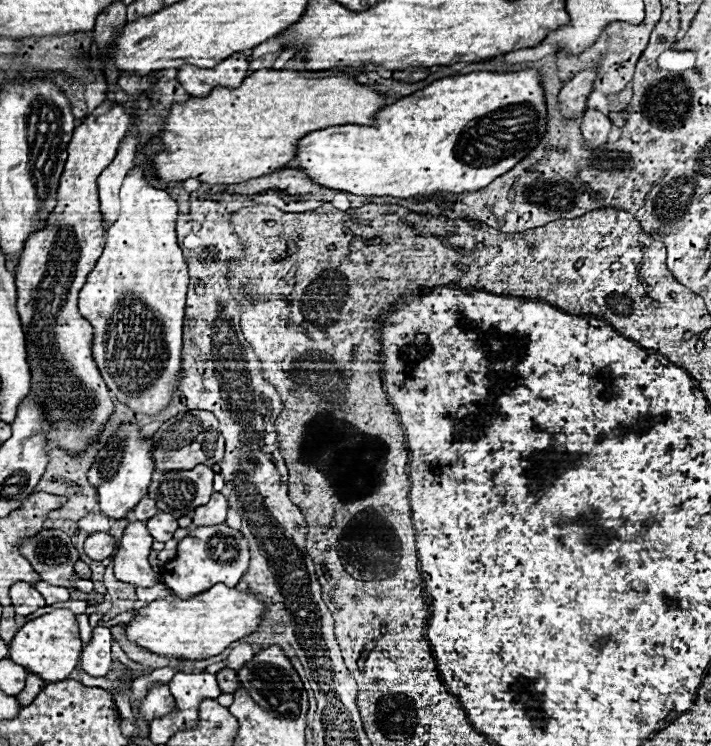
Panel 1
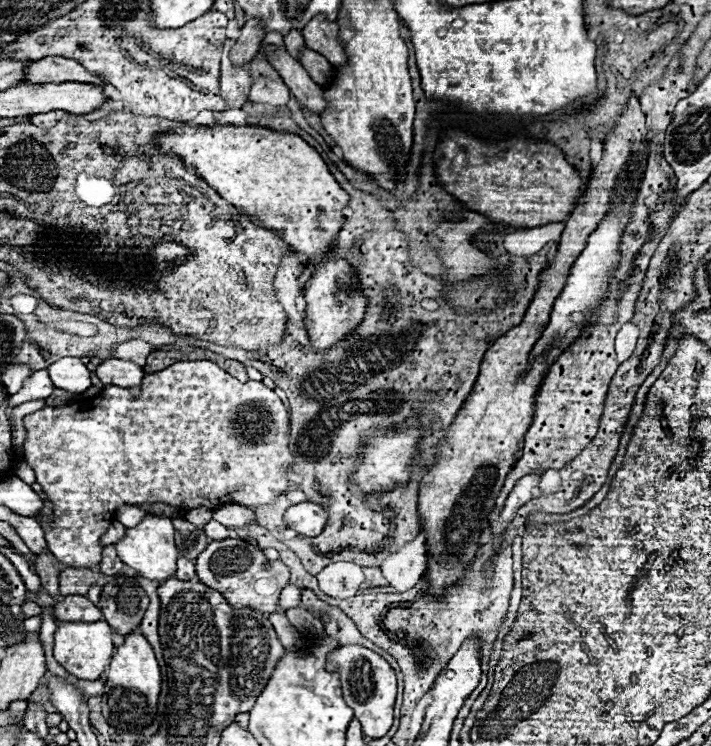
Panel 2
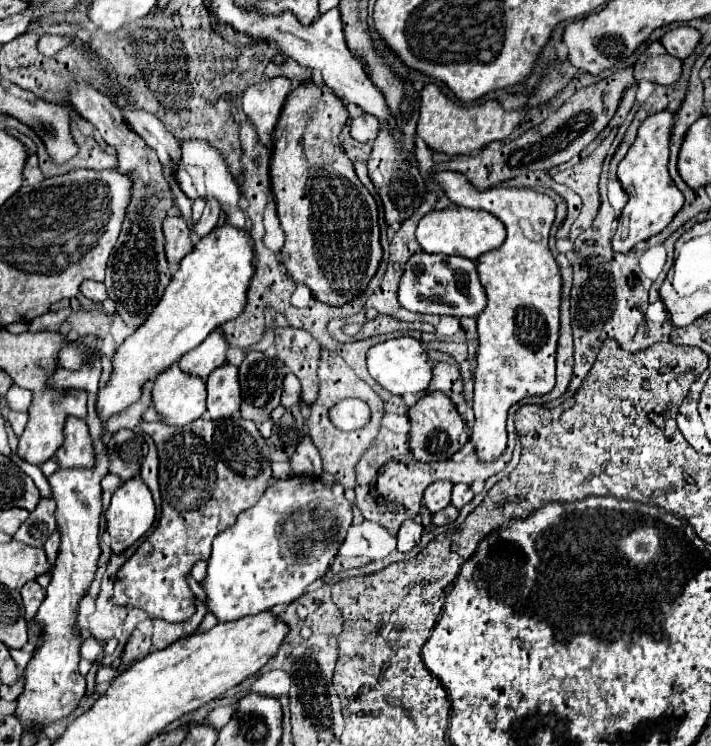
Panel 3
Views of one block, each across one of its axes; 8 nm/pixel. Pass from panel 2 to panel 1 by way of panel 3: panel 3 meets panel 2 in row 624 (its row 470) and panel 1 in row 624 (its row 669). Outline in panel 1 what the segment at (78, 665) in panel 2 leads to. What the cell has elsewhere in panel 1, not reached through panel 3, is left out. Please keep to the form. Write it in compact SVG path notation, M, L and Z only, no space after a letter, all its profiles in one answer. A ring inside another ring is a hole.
M60 608L36 620L30 620L26 626L22 626L10 642L8 658L14 660L16 664L22 664L28 672L38 674L46 682L60 682L72 674L72 670L80 660L80 652L82 640L78 632L76 614L66 608Z

